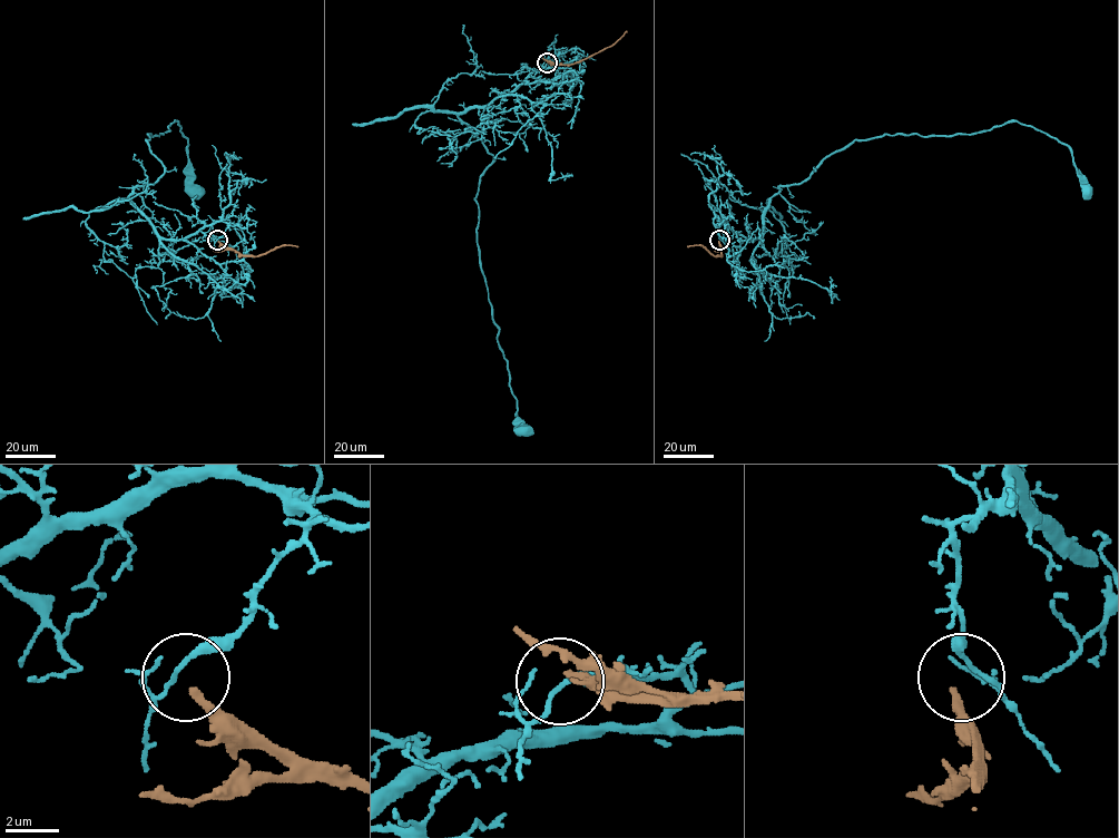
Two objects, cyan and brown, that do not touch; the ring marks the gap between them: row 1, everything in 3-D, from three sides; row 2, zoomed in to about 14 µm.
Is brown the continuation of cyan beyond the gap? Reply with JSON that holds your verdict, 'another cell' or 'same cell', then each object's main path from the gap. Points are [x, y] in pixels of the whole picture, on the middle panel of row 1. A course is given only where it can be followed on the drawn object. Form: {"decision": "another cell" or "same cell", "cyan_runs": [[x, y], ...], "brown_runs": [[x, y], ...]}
{"decision": "another cell", "cyan_runs": [[547, 64], [558, 64], [533, 70], [509, 93], [458, 115], [492, 155], [475, 200], [477, 246], [524, 431]], "brown_runs": [[547, 62], [579, 62], [610, 47], [626, 31]]}

